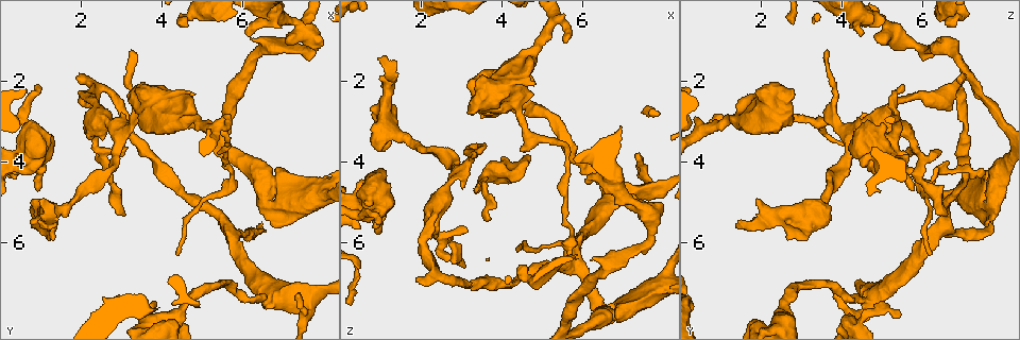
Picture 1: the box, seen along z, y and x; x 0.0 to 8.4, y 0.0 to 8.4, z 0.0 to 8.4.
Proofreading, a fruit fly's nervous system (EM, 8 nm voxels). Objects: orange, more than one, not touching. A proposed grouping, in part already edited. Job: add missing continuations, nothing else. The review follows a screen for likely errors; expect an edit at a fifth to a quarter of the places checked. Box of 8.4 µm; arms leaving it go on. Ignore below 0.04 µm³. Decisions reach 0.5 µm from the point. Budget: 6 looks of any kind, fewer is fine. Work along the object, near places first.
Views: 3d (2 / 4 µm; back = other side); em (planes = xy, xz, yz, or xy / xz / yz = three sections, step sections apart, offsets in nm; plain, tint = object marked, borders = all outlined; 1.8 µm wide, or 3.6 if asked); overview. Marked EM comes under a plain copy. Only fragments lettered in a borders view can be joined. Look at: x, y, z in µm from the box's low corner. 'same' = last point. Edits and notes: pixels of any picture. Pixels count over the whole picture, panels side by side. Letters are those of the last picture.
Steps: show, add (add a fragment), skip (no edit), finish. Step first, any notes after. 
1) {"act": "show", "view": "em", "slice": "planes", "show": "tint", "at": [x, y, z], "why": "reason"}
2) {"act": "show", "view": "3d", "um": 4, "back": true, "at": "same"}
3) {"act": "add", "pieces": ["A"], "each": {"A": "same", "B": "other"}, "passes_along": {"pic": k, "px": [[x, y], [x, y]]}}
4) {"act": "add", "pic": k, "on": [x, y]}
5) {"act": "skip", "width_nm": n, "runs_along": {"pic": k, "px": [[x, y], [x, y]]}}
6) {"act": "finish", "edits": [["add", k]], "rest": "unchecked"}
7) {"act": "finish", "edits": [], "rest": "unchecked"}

{"act": "show", "view": "em", "slice": "xy", "step": 8, "show": "borders", "at": [4.85, 2.30, 2.10], "why": "branch stops here"}

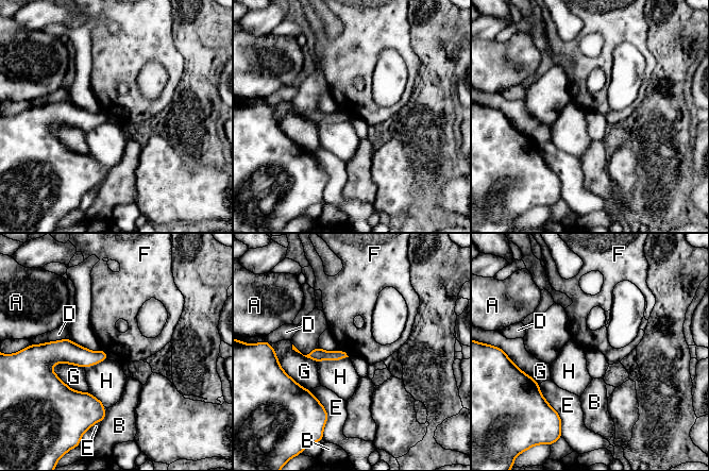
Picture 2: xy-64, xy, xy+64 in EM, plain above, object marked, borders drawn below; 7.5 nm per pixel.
{"act": "show", "view": "em", "slice": "planes", "show": "borders", "at": "same", "why": "another direction"}

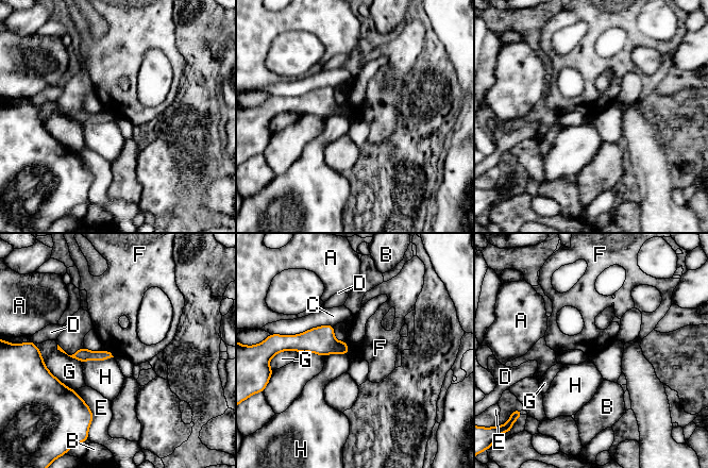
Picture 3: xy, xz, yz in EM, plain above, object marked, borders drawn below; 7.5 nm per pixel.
{"act": "skip", "each": {"A": "other", "B": "other", "C": "other", "D": "other", "E": "other", "F": "other", "G": "other", "H": "other"}, "border": {"pic": 3, "px": [[344, 340], [348, 347], [347, 354]]}, "found": "no lettered fragment goes on from it"}

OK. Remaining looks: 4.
{"act": "show", "view": "3d", "um": 4, "at": [0.90, 2.10, 5.50], "why": "thin end"}

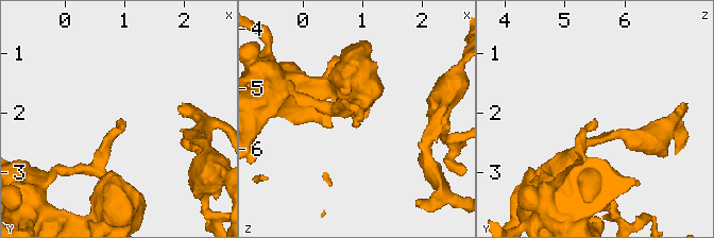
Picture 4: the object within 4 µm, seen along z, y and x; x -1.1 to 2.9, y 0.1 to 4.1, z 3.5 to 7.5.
{"act": "show", "view": "em", "slice": "planes", "show": "borders", "at": [0.95, 2.05, 5.50], "why": "shape alone is not enough"}

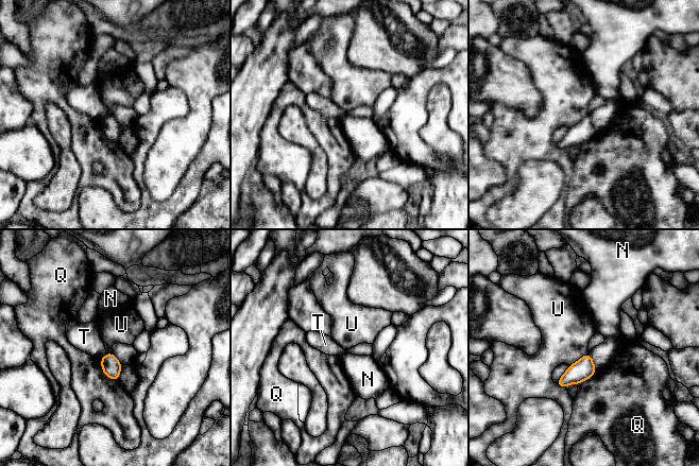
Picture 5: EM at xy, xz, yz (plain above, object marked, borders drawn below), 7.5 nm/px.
{"act": "skip", "each": {"N": "other", "Q": "other", "T": "other", "U": "other"}, "border": {"pic": 5, "px": [[587, 352], [569, 365]]}, "found": "none of them fits"}

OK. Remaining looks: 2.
{"act": "show", "view": "em", "slice": "xz", "step": 4, "show": "borders", "at": [3.15, 3.70, 5.80], "why": "free end"}

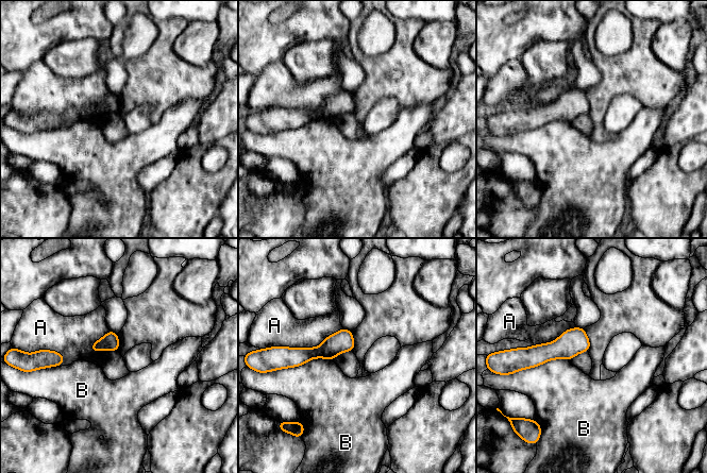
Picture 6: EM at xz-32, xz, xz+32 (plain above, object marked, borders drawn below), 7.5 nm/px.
{"act": "show", "view": "em", "slice": "planes", "show": "borders", "at": "same", "why": "cut it another way"}

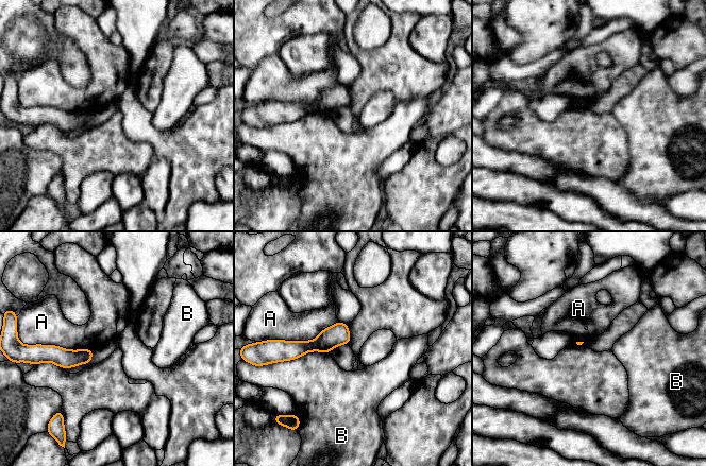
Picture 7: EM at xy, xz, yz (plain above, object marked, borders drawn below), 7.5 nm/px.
{"act": "skip", "longest_contact_nm": ["A", 480], "each": {"A": "other", "B": "other"}, "border": {"pic": 7, "px": [[338, 321], [311, 340], [280, 340]]}, "found": "none of them fits"}

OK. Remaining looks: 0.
{"act": "finish", "edits": [], "rest": "unchecked"}

